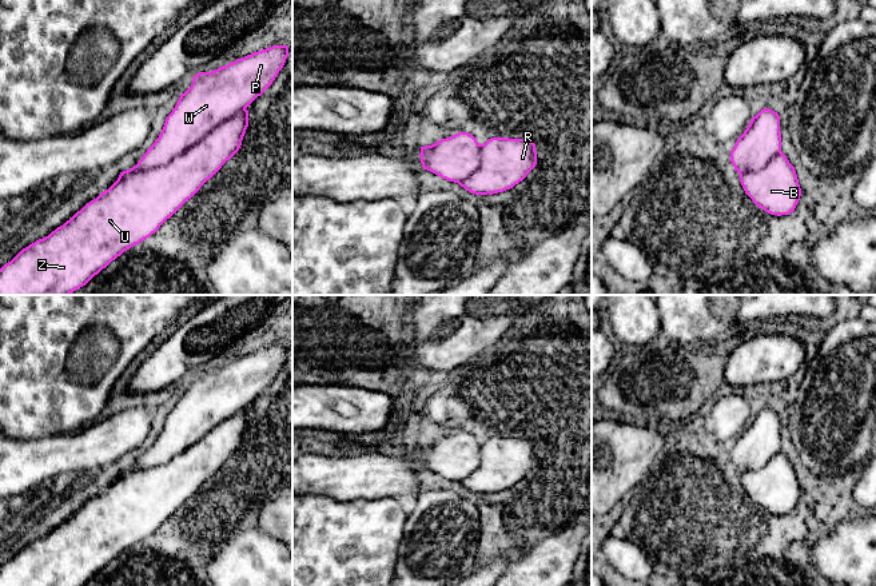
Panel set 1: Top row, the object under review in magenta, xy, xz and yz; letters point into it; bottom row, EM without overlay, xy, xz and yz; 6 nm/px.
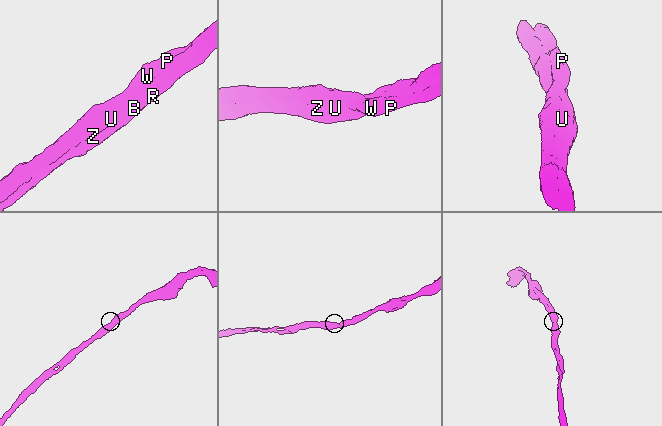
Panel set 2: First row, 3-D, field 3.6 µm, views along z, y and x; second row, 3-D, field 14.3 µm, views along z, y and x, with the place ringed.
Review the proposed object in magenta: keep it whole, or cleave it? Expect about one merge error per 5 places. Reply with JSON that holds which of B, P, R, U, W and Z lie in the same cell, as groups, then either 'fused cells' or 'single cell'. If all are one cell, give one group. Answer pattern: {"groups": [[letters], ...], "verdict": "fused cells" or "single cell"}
{"groups": [["B", "P", "R", "U", "W", "Z"]], "verdict": "single cell"}

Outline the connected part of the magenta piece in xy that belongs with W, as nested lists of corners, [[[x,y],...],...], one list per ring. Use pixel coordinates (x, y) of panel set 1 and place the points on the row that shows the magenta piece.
[[[272,45],[215,71],[196,73],[191,87],[180,95],[175,108],[167,116],[159,137],[136,166],[120,172],[118,180],[108,190],[87,203],[48,236],[23,248],[0,268],[0,295],[71,295],[124,251],[155,234],[239,151],[248,127],[248,111],[246,108],[272,84],[287,56],[287,45]]]

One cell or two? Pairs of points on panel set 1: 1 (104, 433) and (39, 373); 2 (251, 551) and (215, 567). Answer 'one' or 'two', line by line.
1: two
2: one

